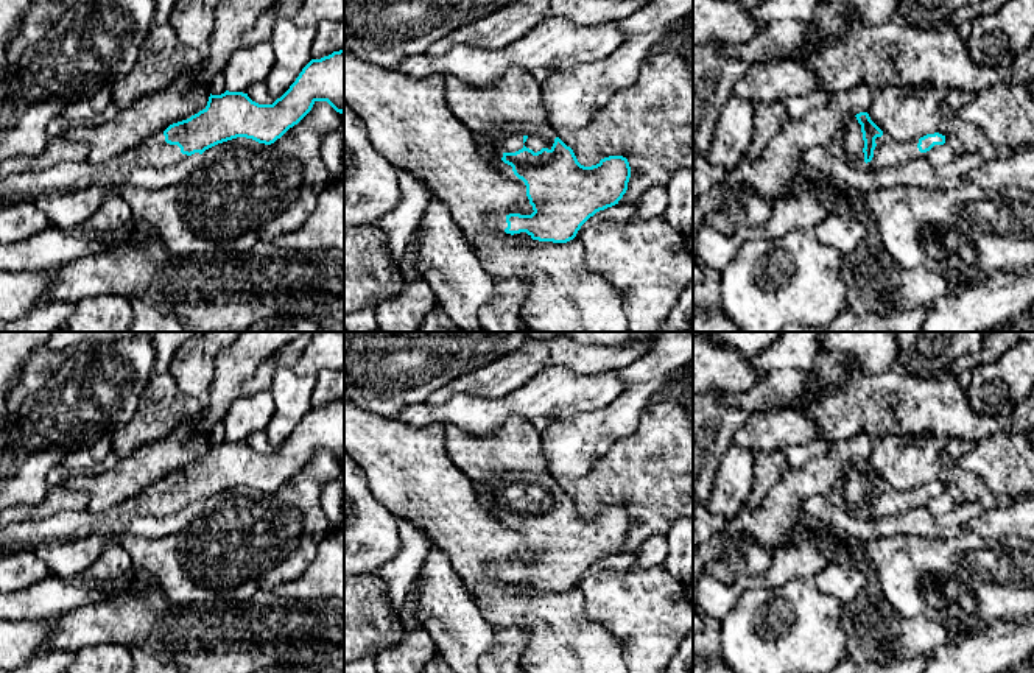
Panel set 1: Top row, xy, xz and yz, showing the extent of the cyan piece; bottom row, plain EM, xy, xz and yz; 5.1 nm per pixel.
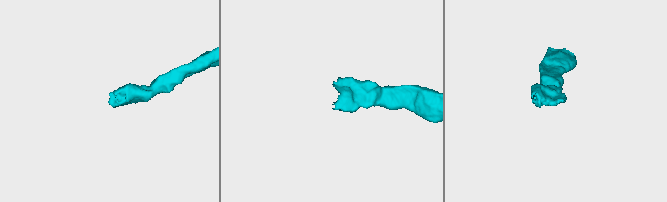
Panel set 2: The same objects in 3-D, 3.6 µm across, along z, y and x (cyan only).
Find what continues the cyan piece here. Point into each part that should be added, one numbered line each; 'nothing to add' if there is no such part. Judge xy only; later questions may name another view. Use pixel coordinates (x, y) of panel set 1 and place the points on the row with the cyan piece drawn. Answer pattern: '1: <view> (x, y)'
1: xy (154, 151)

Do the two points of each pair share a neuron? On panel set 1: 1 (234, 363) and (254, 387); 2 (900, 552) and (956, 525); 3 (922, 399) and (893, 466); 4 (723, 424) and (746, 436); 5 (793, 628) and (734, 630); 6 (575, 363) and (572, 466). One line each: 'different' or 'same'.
1: different
2: different
3: different
4: different
5: same
6: different

